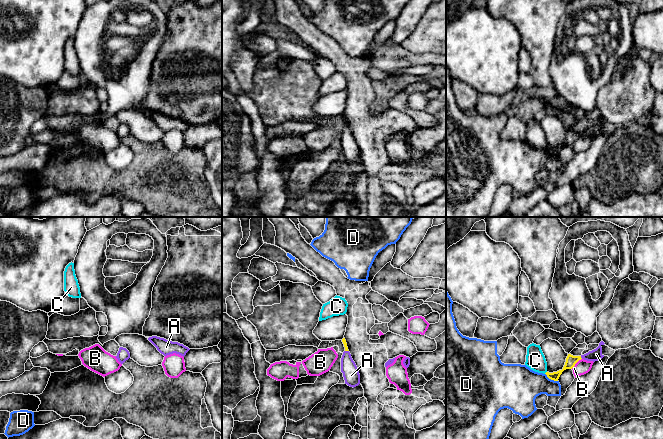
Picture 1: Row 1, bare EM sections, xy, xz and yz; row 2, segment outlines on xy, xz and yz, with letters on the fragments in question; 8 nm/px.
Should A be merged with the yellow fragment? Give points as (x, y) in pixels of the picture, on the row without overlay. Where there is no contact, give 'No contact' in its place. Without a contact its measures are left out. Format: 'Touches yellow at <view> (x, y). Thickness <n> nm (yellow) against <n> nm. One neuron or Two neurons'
Touches yellow at yz (580, 133). Thickness 90 nm (yellow) against 90 nm. One neuron

